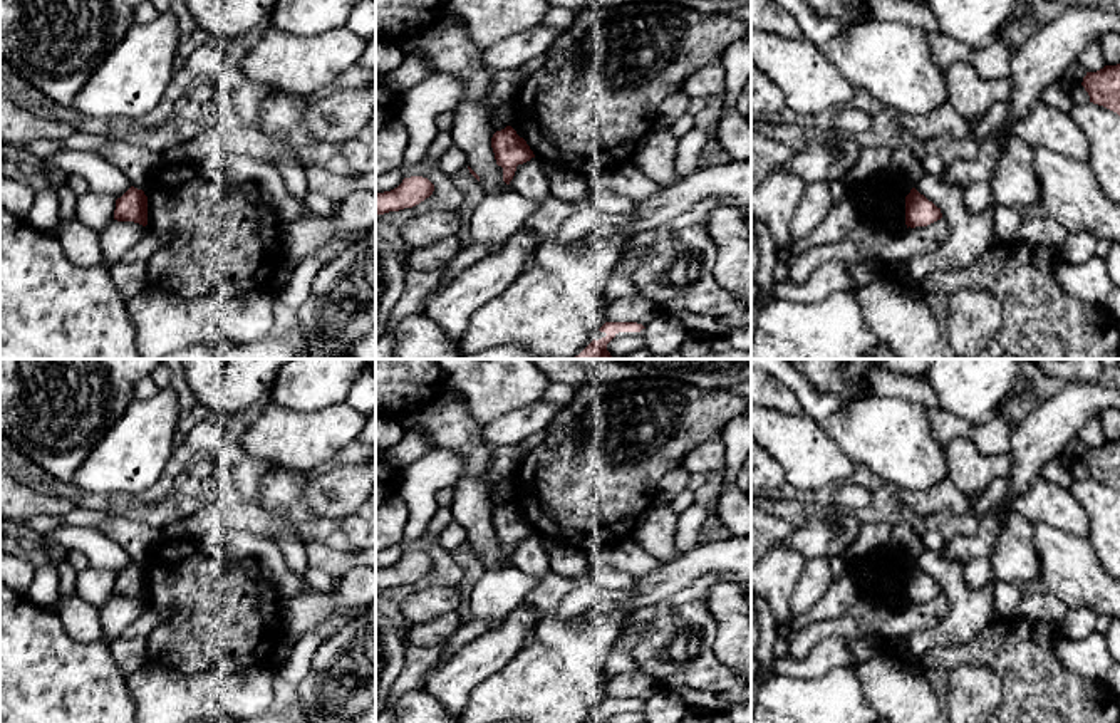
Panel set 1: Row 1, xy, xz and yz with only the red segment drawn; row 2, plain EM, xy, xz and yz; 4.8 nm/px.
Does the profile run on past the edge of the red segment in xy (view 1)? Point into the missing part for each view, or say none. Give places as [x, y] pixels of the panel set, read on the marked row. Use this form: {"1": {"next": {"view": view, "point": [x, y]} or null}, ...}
{"1": {"next": null}}

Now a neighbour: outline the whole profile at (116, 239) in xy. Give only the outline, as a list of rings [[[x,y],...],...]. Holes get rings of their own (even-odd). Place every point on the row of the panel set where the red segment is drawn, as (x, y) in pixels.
[[[114,220],[99,231],[104,265],[109,268],[122,262],[126,252],[144,235],[146,226],[134,221]]]

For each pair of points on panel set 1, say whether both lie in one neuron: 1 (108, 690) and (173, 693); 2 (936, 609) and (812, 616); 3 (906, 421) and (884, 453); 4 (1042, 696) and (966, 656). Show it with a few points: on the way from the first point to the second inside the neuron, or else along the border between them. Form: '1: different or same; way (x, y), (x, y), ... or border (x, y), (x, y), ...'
1: different; border (126, 676), (126, 686), (134, 705)
2: different; border (860, 596), (842, 614), (810, 623), (805, 628)
3: same; way (897, 430), (892, 435), (892, 445)
4: same; way (1023, 678), (1001, 656), (985, 656)

